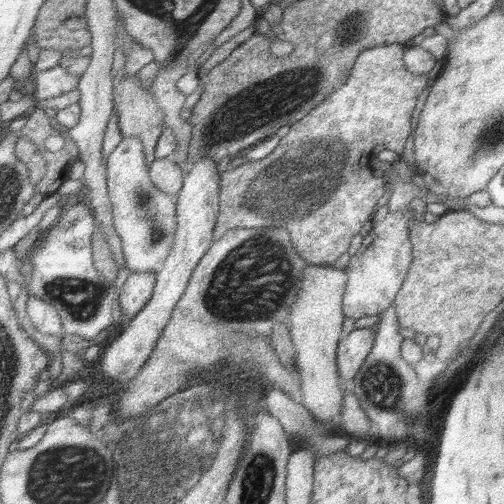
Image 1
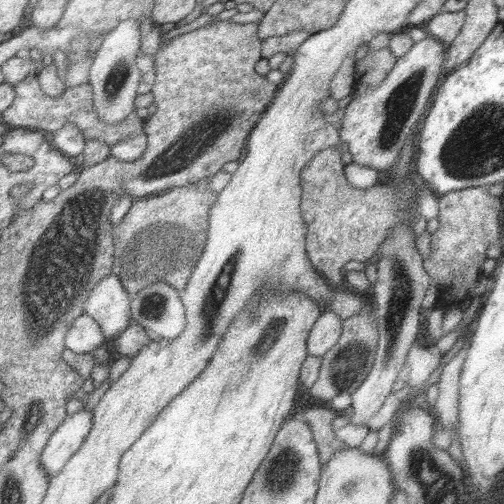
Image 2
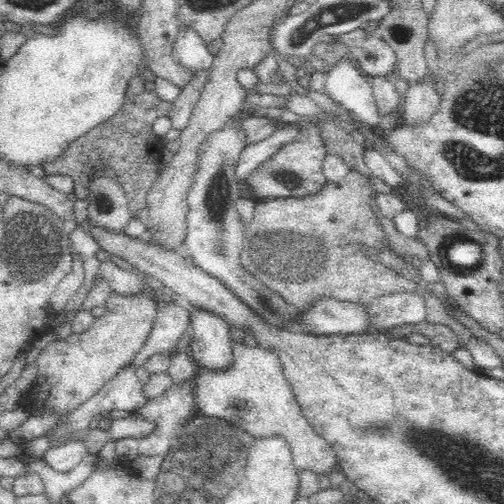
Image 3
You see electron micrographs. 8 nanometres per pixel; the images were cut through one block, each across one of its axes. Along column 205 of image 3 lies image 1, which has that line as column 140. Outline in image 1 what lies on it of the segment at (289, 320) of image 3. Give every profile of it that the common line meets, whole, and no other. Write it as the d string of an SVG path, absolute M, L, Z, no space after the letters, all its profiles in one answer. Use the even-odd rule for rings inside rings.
M123 138L121 144L107 158L107 186L113 208L113 226L123 244L123 256L129 270L159 272L171 252L177 230L177 200L163 194L149 180L145 166L145 152L139 138Z

